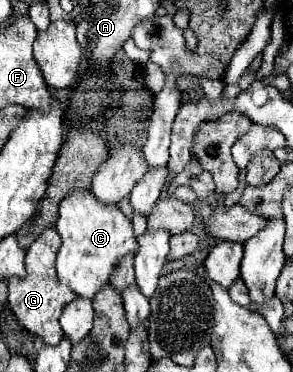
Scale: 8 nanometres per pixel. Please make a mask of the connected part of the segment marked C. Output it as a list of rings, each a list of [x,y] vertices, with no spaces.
[[[73,190],[73,194],[67,194],[61,200],[55,228],[63,240],[57,252],[59,282],[89,300],[109,282],[109,274],[119,258],[137,250],[133,222],[121,212],[119,206],[105,206],[103,202],[97,202],[91,190]]]

